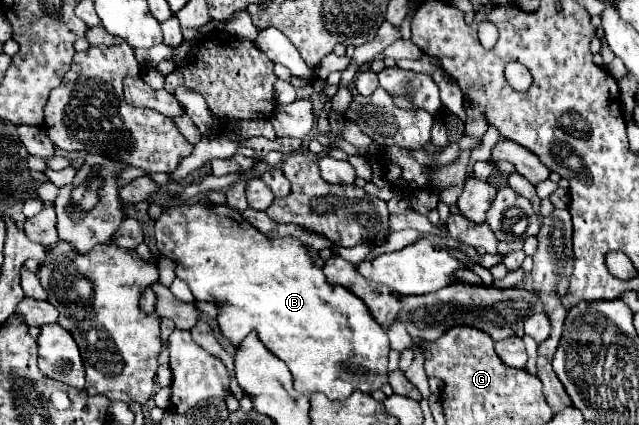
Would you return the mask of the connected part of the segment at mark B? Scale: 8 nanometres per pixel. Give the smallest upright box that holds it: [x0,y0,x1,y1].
[156,204,390,400]

